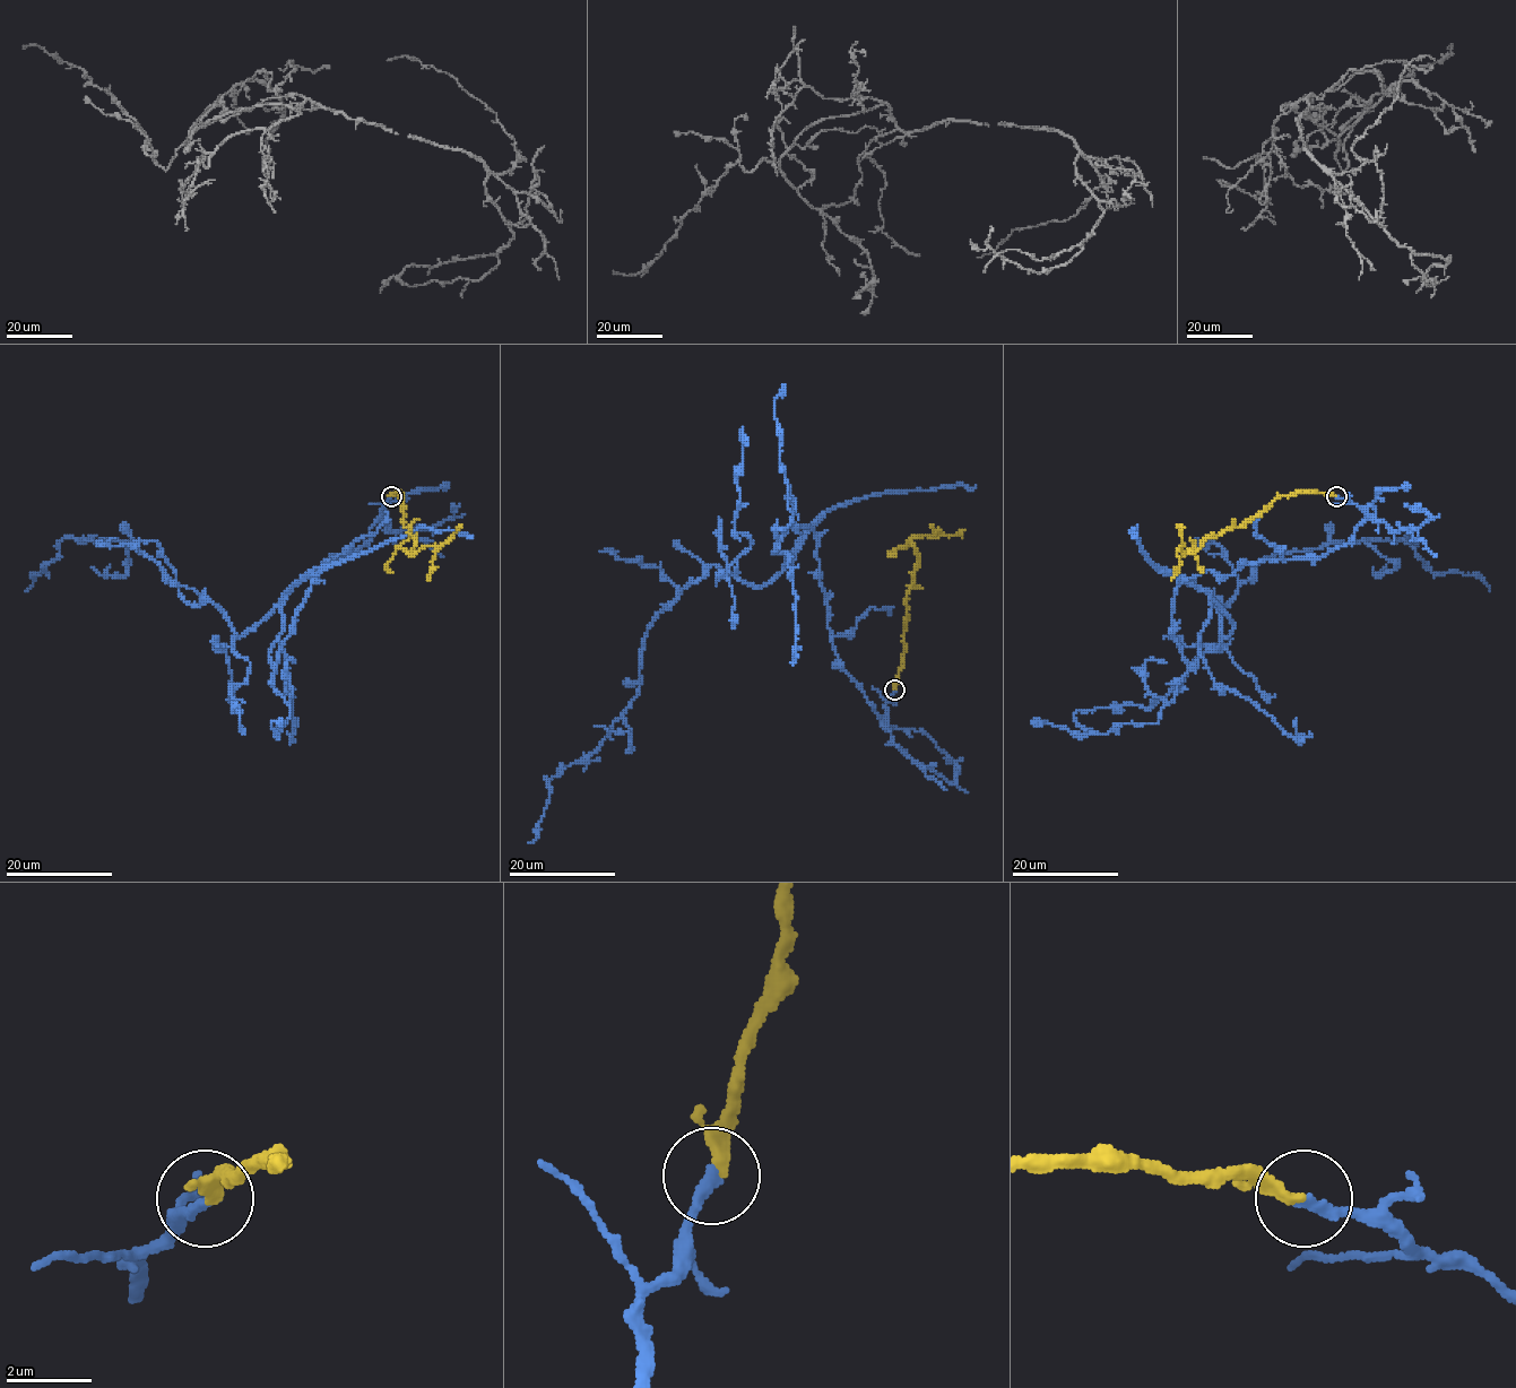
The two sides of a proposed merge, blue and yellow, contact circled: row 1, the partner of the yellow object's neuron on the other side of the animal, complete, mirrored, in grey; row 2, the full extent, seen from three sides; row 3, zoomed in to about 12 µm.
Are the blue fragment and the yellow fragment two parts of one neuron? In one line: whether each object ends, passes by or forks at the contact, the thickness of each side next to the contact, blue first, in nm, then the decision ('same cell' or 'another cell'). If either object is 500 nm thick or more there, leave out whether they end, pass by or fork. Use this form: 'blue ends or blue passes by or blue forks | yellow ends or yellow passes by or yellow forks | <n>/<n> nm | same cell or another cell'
blue ends | yellow ends | 260/260 nm | same cell

